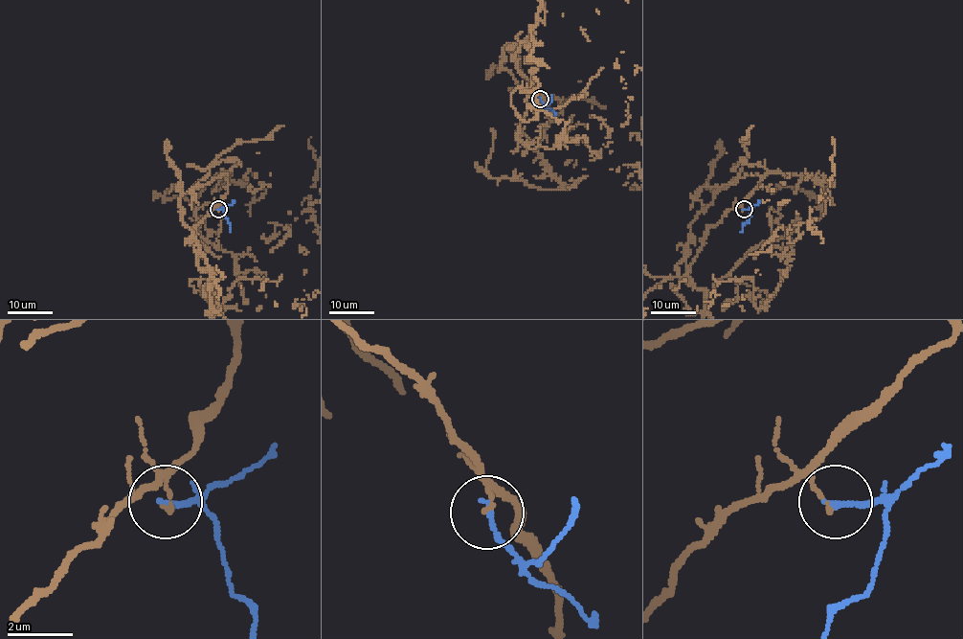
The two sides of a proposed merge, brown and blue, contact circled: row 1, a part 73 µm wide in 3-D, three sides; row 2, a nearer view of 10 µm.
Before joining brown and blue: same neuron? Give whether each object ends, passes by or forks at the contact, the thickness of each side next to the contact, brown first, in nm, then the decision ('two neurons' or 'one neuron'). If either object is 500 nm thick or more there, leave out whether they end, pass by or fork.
brown ends; blue ends; calibres 140 and 200 nm; two neurons

